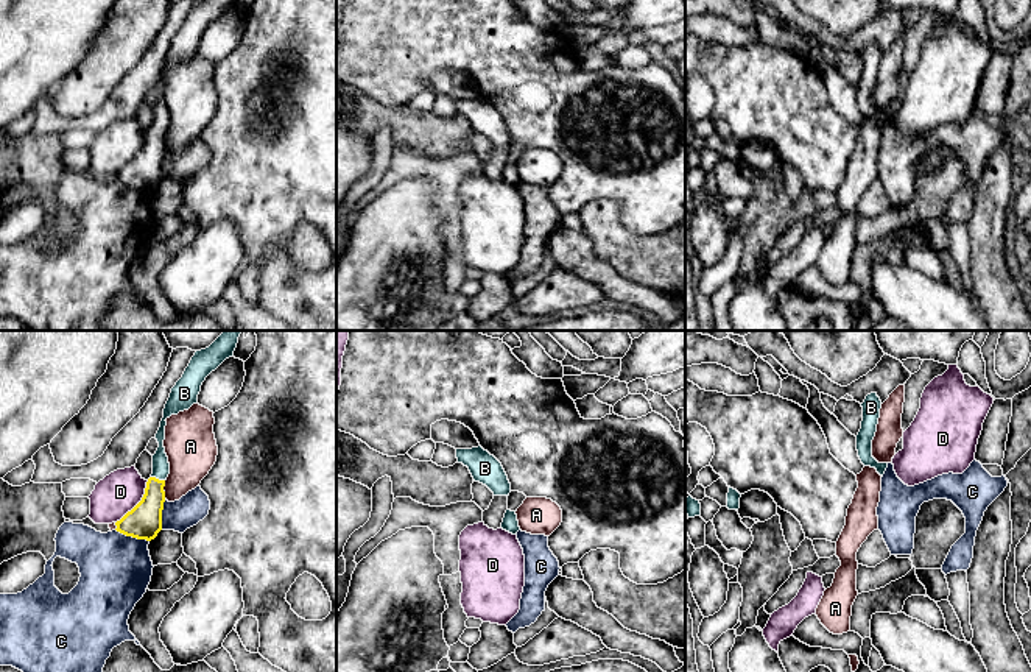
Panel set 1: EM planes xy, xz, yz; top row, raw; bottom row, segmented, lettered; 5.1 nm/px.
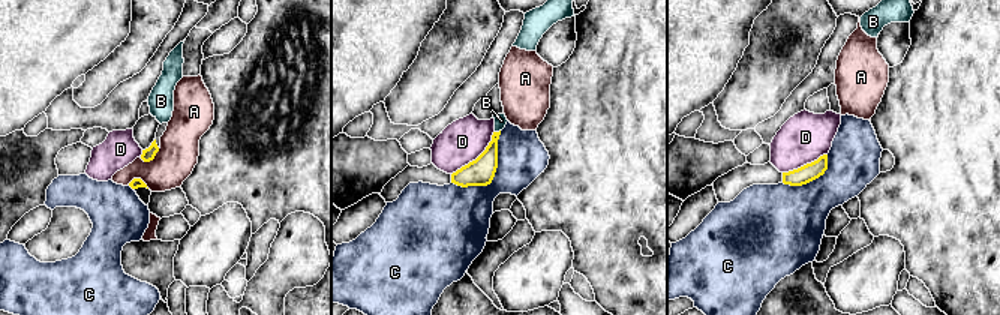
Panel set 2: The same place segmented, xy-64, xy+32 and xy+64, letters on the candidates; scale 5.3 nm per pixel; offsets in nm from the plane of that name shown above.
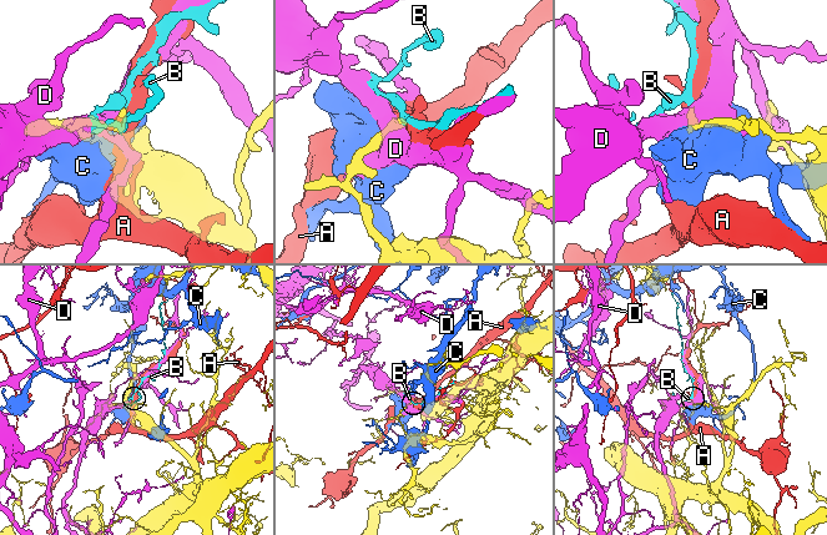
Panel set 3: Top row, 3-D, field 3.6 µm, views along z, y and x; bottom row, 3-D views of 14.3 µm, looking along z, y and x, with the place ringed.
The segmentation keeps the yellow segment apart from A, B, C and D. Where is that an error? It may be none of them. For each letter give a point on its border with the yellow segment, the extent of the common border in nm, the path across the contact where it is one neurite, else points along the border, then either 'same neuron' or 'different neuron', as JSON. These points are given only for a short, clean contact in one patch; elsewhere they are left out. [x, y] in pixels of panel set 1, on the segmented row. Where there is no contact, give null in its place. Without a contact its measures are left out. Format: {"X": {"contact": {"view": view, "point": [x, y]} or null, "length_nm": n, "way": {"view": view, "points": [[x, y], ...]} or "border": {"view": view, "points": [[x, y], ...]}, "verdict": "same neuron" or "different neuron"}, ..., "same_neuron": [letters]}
{"A": {"contact": {"view": "xy", "point": [162, 490]}, "length_nm": 100, "verdict": "different neuron"}, "B": {"contact": {"view": "xy", "point": [158, 479]}, "length_nm": 80, "way": {"view": "xy", "points": [[144, 521], [151, 505], [158, 479], [161, 468]]}, "verdict": "same neuron"}, "C": {"contact": {"view": "xy", "point": [133, 537]}, "length_nm": 190, "verdict": "different neuron"}, "D": {"contact": {"view": "xy", "point": [139, 502]}, "length_nm": 280, "verdict": "different neuron"}, "same_neuron": ["B"]}

